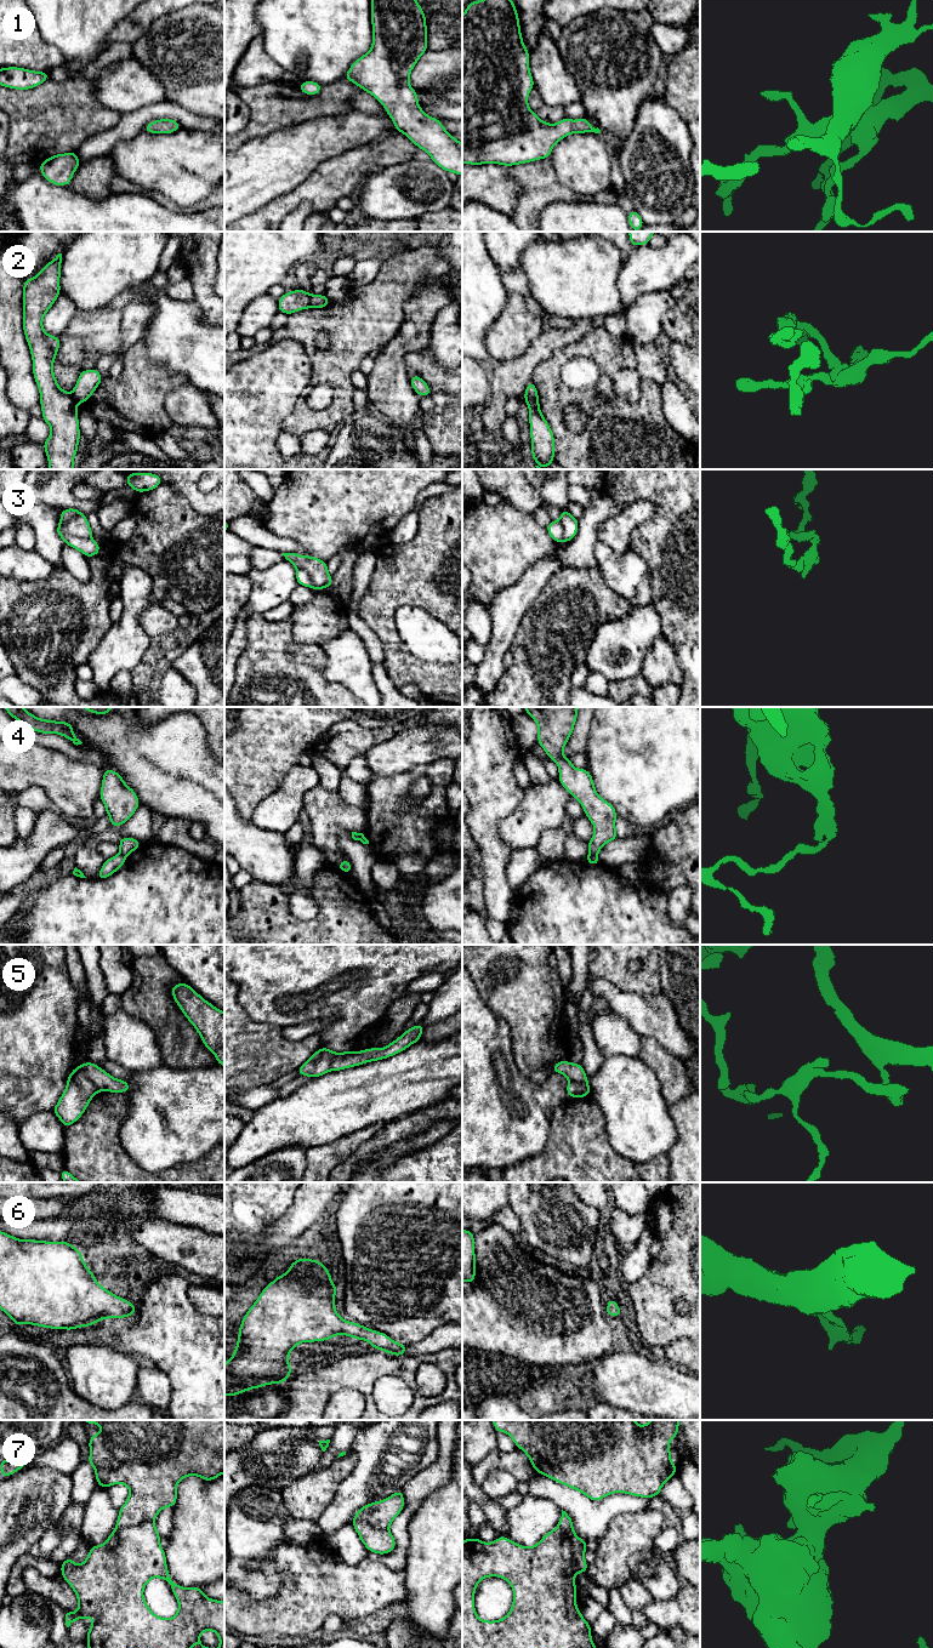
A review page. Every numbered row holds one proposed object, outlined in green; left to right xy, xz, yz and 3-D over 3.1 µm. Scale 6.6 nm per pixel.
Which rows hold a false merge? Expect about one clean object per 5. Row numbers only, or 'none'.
2, 3, 4, 5, 7

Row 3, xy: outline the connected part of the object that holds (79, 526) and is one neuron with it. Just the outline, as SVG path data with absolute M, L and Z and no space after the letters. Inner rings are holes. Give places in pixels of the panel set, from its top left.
M79 513L67 524L58 525L56 532L62 538L69 535L69 536L78 536L87 541L92 540L92 529L87 521L87 517L83 513Z

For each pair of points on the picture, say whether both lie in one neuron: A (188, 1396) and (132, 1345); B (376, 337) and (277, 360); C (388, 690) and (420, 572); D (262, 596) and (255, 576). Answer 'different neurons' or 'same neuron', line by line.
A: same neuron
B: different neurons
C: different neurons
D: same neuron

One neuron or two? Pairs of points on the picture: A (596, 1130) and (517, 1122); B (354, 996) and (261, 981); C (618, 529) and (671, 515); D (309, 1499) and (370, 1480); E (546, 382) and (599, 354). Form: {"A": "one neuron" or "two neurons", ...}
{"A": "two neurons", "B": "one neuron", "C": "two neurons", "D": "two neurons", "E": "one neuron"}

